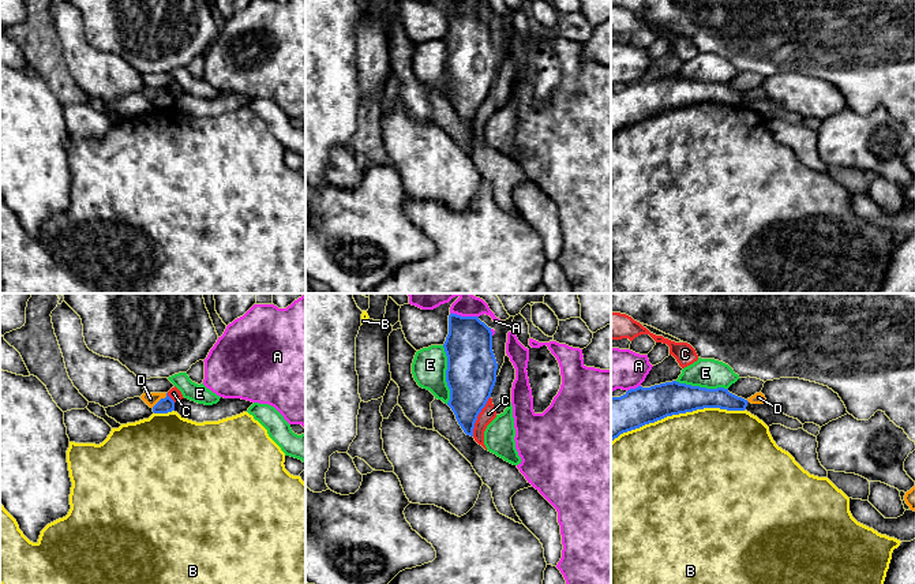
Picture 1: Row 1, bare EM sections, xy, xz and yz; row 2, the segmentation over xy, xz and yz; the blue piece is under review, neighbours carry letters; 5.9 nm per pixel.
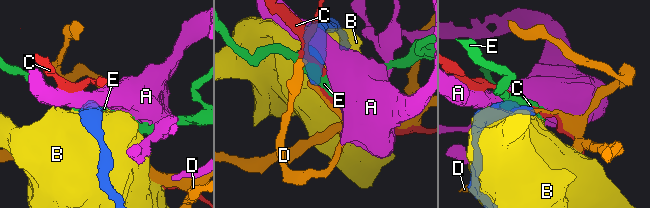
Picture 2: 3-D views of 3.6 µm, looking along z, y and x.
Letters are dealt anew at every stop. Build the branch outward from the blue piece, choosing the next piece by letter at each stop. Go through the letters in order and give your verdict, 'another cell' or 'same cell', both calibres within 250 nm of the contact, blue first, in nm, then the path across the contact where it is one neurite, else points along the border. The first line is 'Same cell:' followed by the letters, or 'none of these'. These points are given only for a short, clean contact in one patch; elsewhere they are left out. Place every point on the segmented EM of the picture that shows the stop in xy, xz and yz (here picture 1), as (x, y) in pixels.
Same cell: none of these
A: another cell | 240/240 nm | along yz (640, 385), (627, 390)
B: another cell | 220/500 nm
C: another cell | 300/90 nm | along xz (490, 396), (477, 416), (472, 435)
D: another cell | 90/80 nm | along xy (167, 393), (152, 407)
E: another cell | 300/200 nm

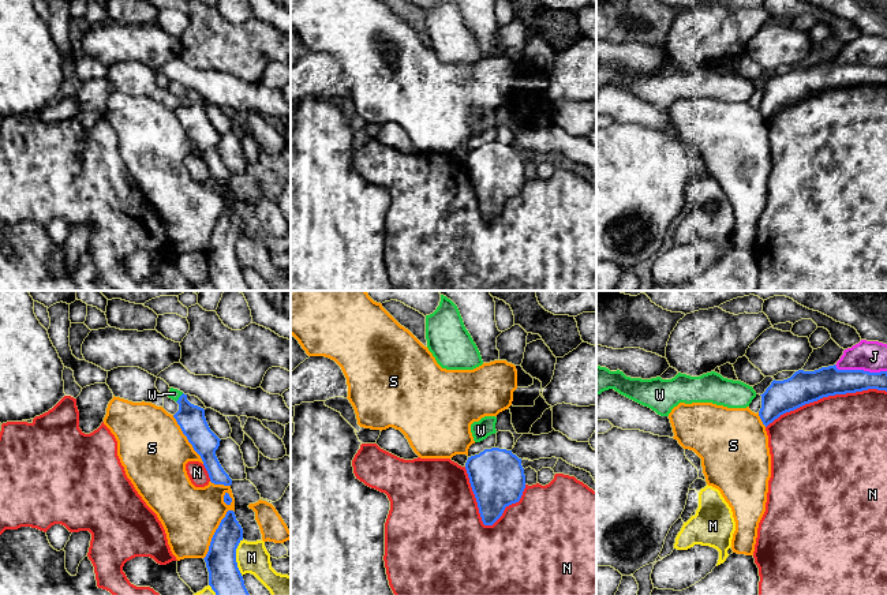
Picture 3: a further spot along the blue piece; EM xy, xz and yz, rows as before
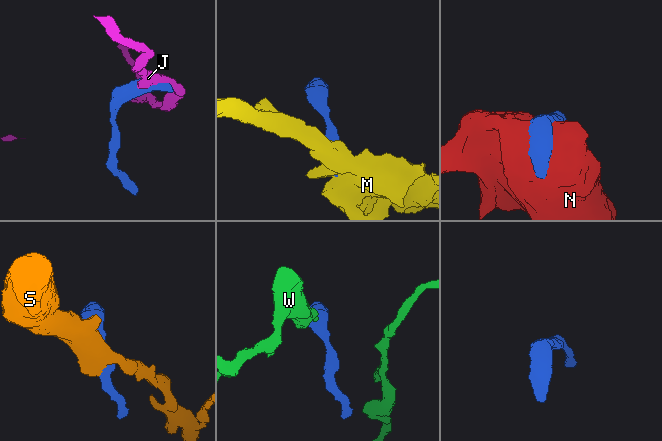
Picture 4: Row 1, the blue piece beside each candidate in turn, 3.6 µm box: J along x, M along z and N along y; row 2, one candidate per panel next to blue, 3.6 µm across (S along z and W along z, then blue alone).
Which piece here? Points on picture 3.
Same cell: W
J: another cell | 180/180 nm
M: another cell | 190/190 nm
N: another cell | 190/500 nm
S: another cell | 180/340 nm
W: same cell | 160/60 nm | across xy (191, 419), (179, 397), (173, 393)

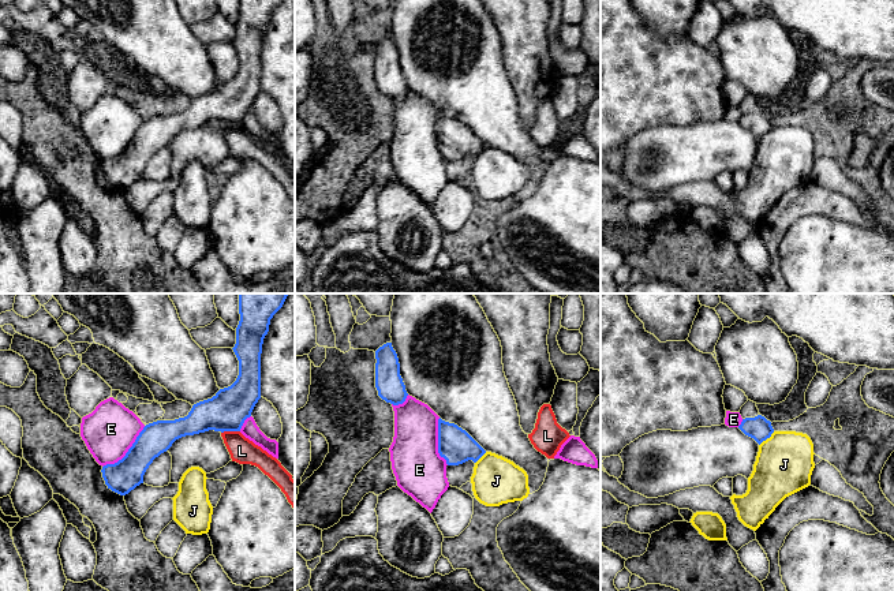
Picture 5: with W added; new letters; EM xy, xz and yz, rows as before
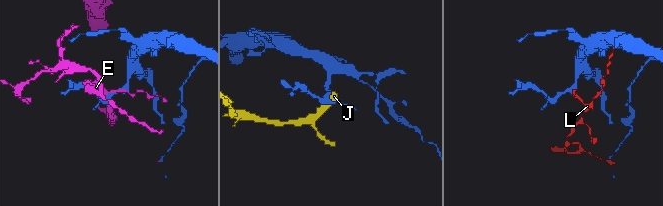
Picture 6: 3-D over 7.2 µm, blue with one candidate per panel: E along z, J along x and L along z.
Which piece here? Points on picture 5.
Same cell: J
E: another cell | 190/300 nm
J: same cell | 140/340 nm | across yz (759, 429), (766, 438), (784, 456), (784, 464)
L: another cell | 240/150 nm

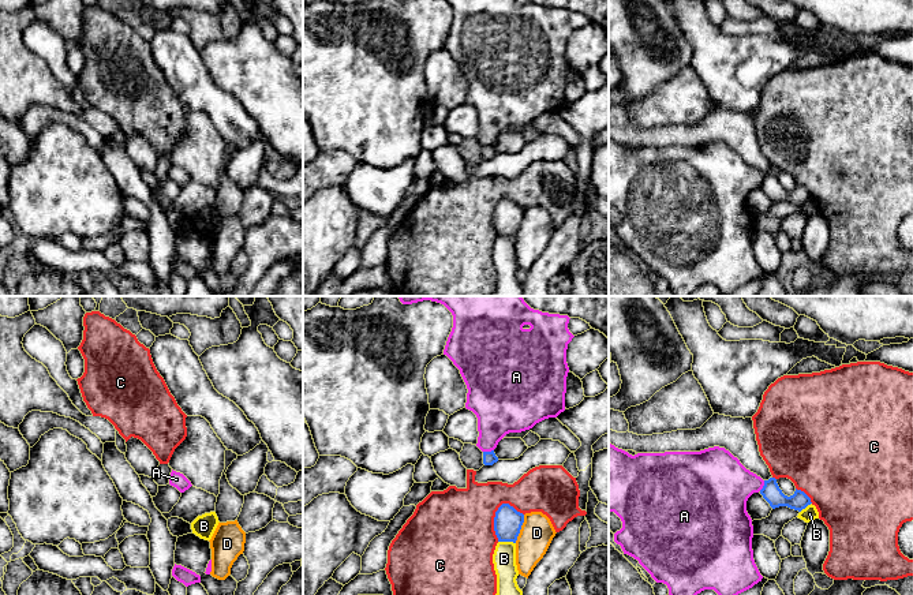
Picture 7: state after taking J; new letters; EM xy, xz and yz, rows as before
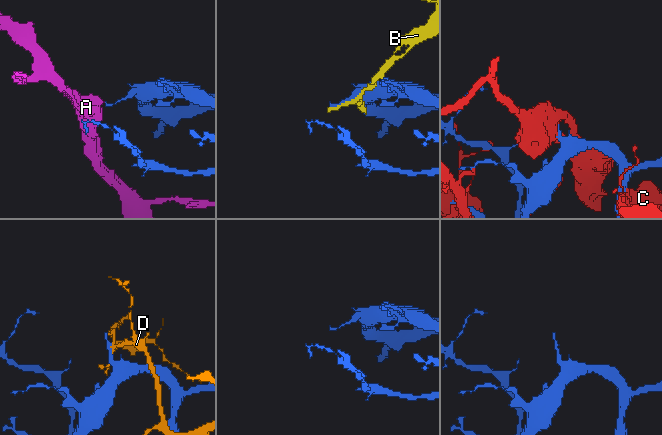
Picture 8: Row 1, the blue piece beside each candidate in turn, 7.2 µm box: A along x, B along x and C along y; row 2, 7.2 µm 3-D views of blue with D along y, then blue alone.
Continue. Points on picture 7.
Same cell: none of these
A: another cell | 80/260 nm | along xz (493, 449), (483, 452)
B: another cell | 170/140 nm
C: another cell | 170/480 nm
D: another cell | 170/200 nm

